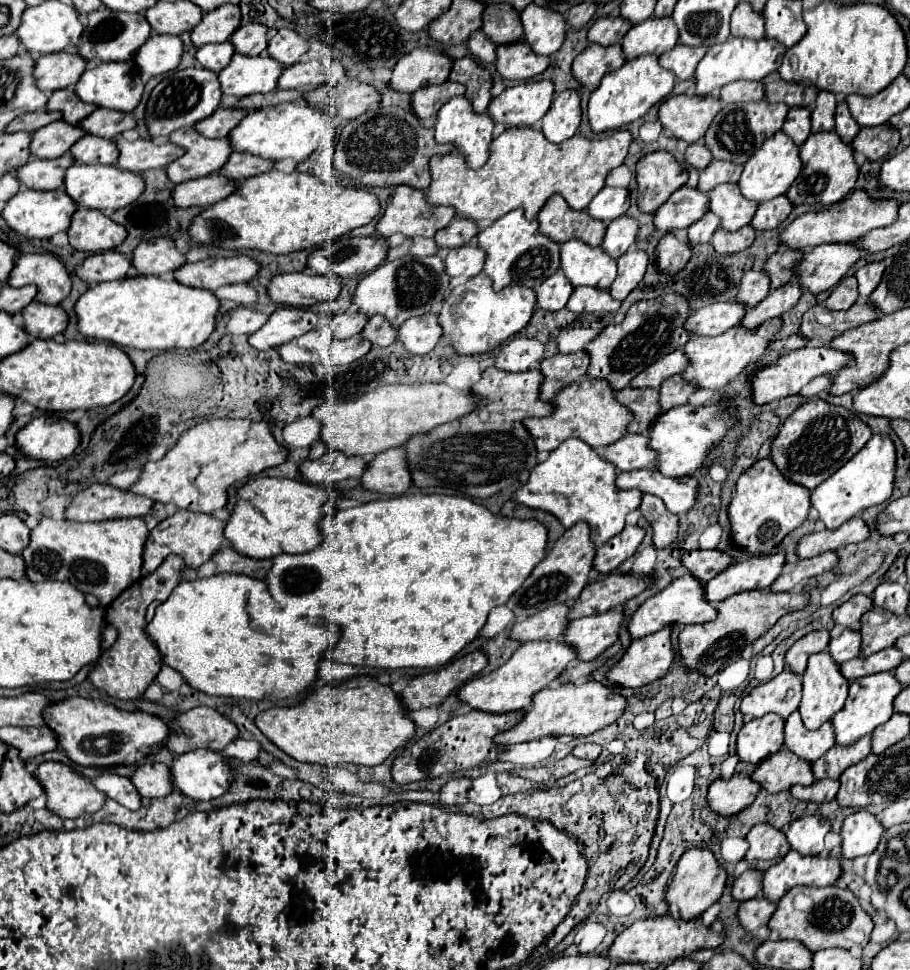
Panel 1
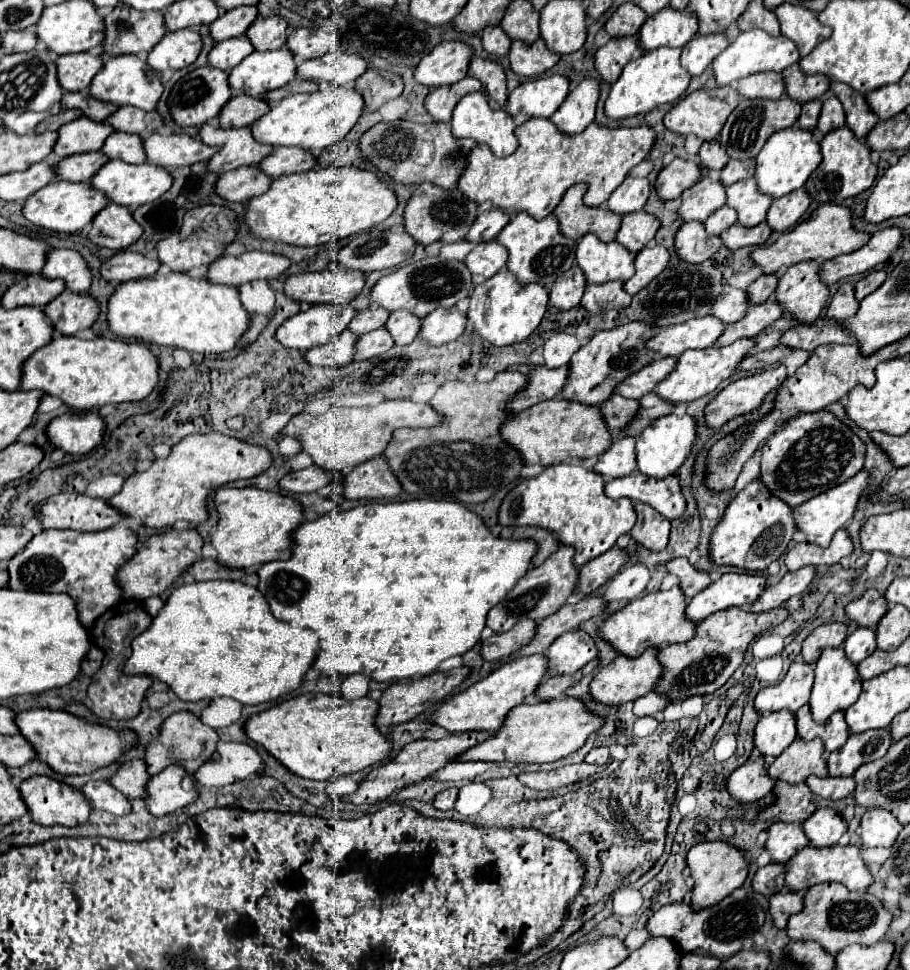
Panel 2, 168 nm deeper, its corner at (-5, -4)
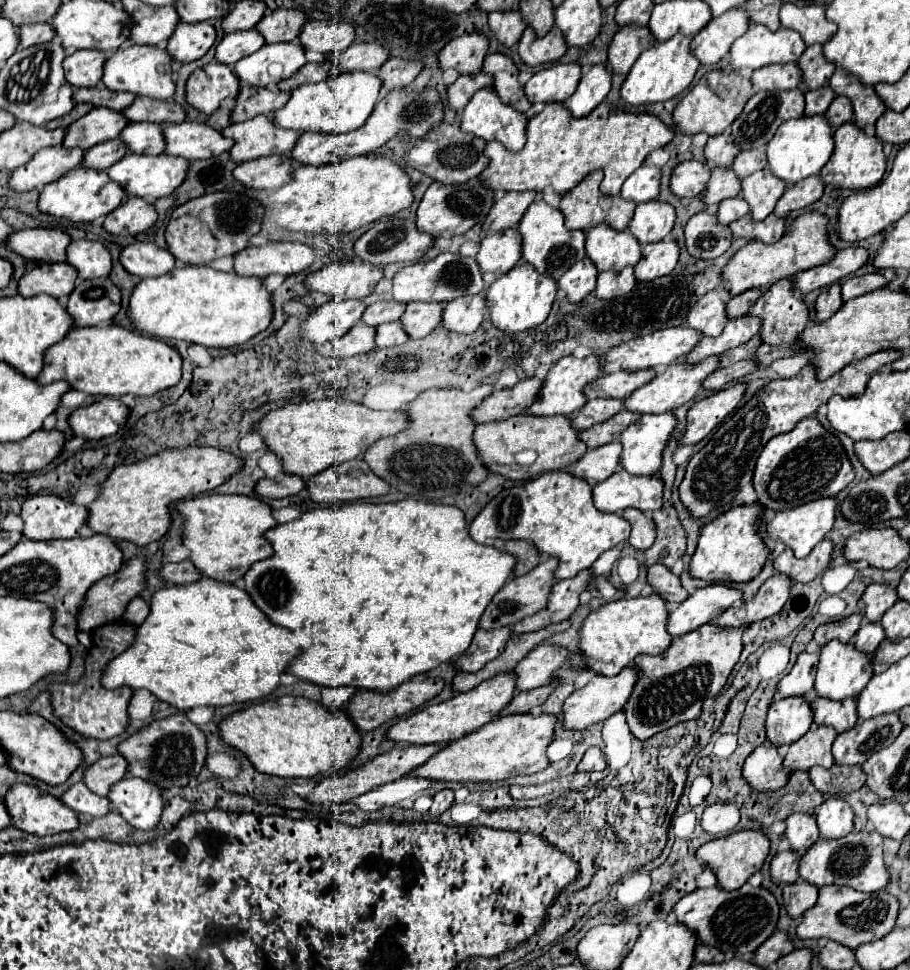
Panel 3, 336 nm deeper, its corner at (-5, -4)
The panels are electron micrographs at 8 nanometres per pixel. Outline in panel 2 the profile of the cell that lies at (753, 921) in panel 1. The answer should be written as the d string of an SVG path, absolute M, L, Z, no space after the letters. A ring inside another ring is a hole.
M779 892L769 898L769 914L773 918L775 928L779 928L779 930L783 930L789 916L797 914L799 910L801 910L799 894L795 894L795 892L785 892L785 894Z

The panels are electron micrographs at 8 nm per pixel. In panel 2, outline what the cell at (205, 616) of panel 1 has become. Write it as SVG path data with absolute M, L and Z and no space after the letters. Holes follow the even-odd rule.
M211 580L183 584L173 590L151 628L133 638L133 654L125 662L125 674L149 674L165 682L181 700L199 702L219 696L235 698L241 704L261 704L277 700L297 690L313 666L321 640L303 628L273 618L265 596L249 584L233 580Z

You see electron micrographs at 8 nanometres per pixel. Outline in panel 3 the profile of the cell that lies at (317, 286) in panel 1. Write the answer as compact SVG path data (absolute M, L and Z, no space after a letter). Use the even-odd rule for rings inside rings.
M367 262L329 264L311 272L305 280L309 290L329 294L333 298L365 298L383 278L383 268Z

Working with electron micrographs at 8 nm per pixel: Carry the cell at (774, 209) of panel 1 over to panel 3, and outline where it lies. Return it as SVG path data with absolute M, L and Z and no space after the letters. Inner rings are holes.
M809 176L801 182L791 184L785 194L781 196L781 200L775 206L775 214L777 216L787 216L793 210L801 210L813 202L817 202L823 196L823 182L819 176Z

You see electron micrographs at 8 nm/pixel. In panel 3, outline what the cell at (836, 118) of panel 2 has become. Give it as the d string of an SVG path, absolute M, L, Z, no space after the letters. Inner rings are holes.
M837 96L837 98L831 102L831 106L827 108L825 116L827 116L827 120L831 122L833 128L839 128L839 126L845 124L845 122L851 122L851 120L853 120L853 106L851 106L849 98Z

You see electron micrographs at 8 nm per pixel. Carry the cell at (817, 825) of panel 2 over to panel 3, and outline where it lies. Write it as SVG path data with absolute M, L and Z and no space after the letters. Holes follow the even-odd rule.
M841 798L825 800L815 812L821 838L843 838L853 830L853 810Z

